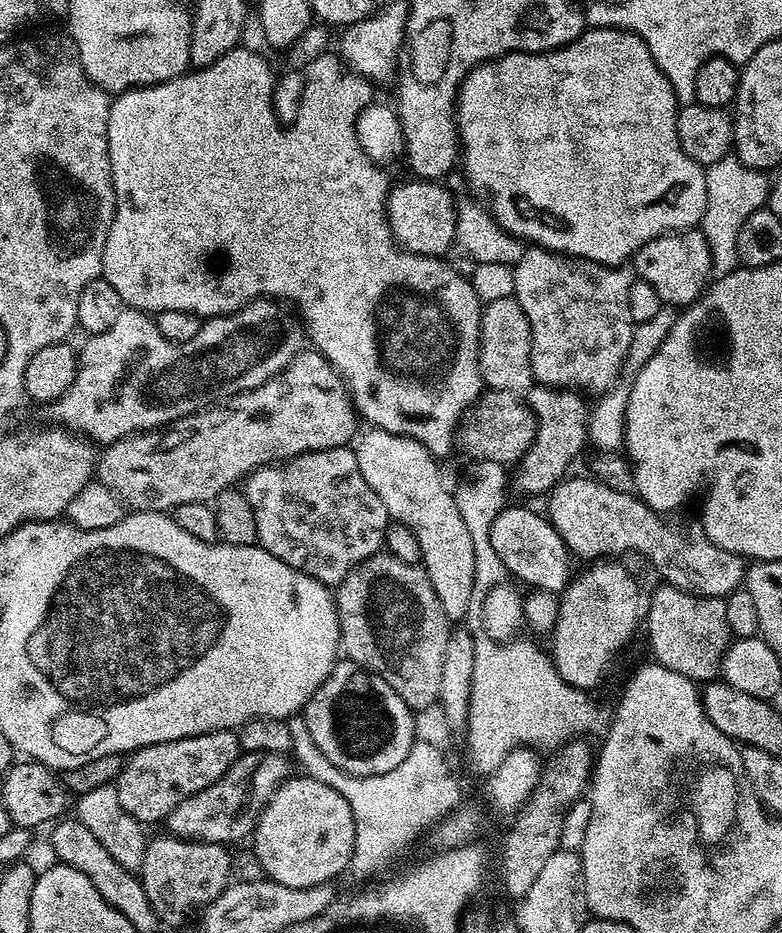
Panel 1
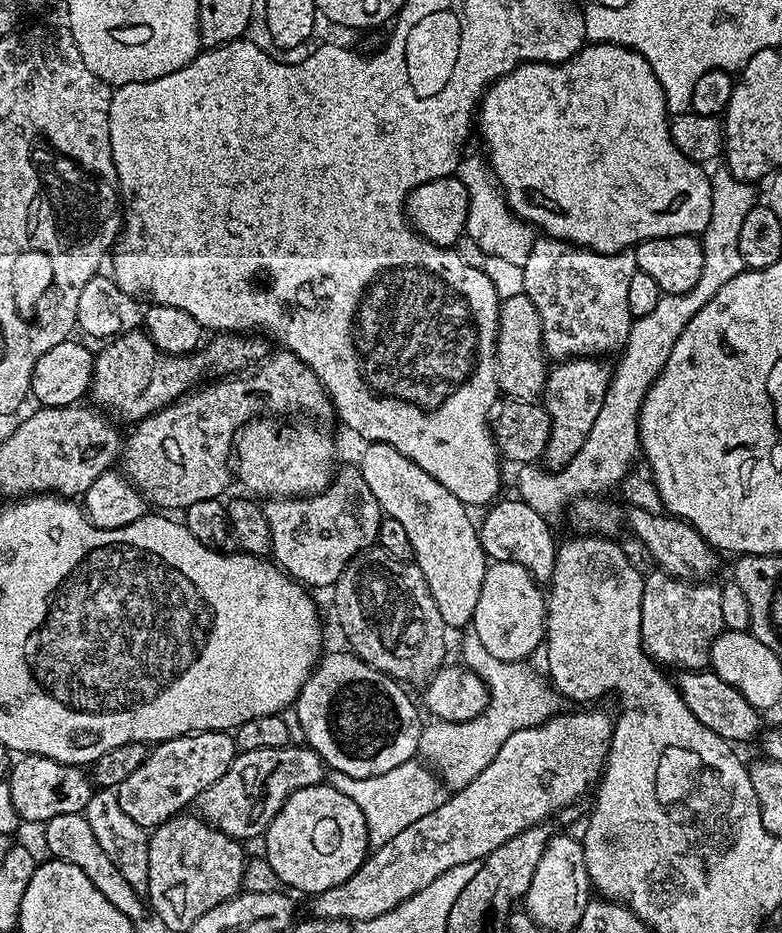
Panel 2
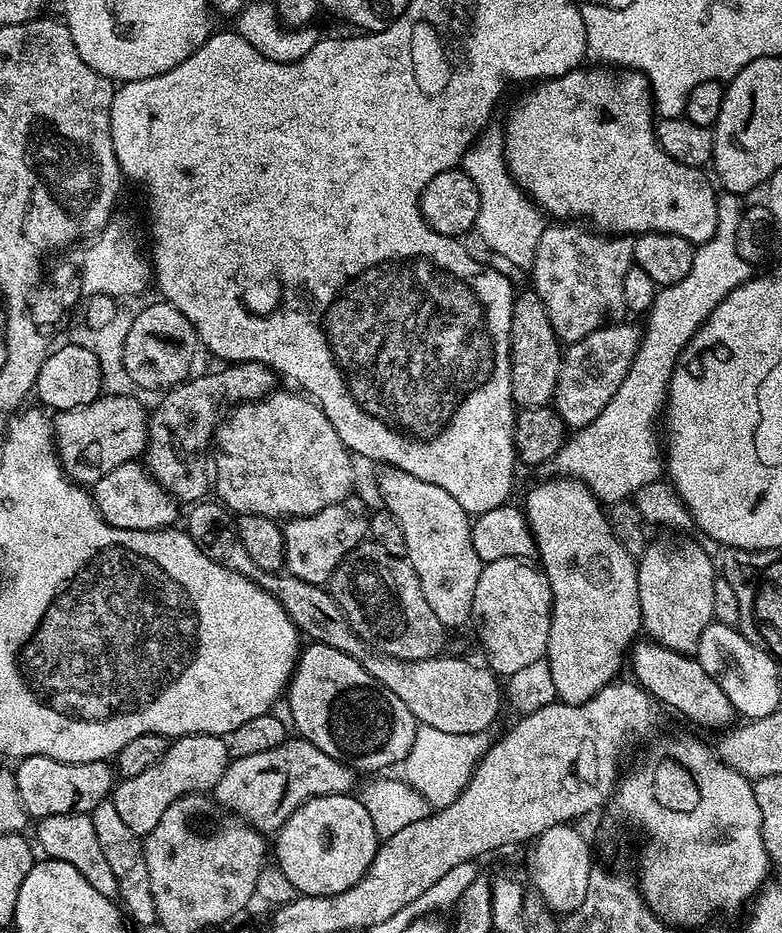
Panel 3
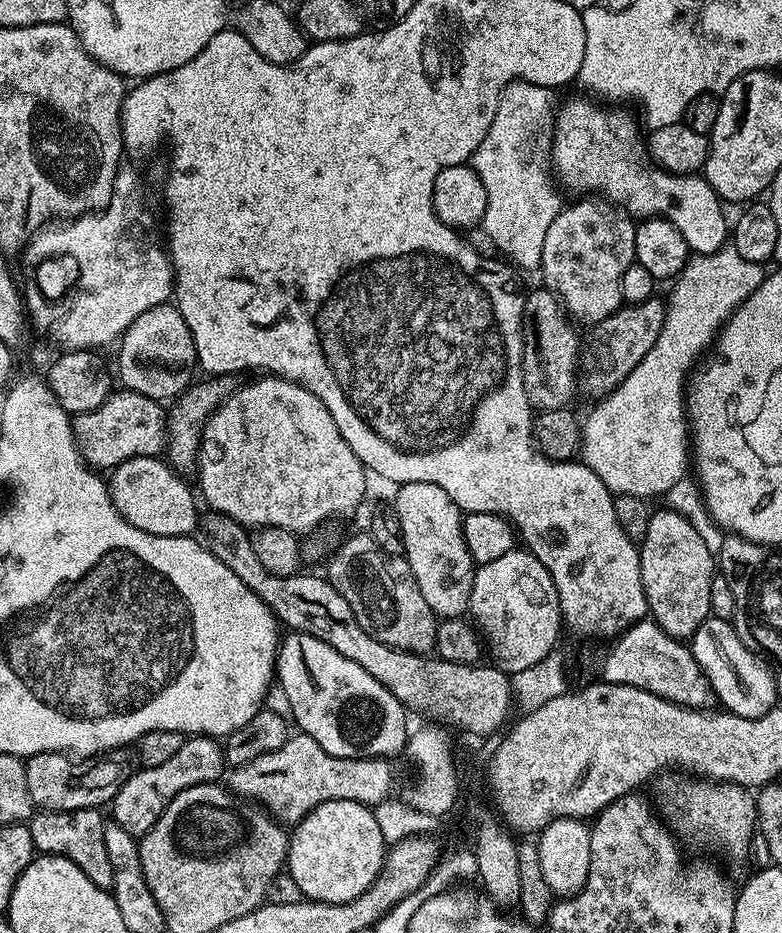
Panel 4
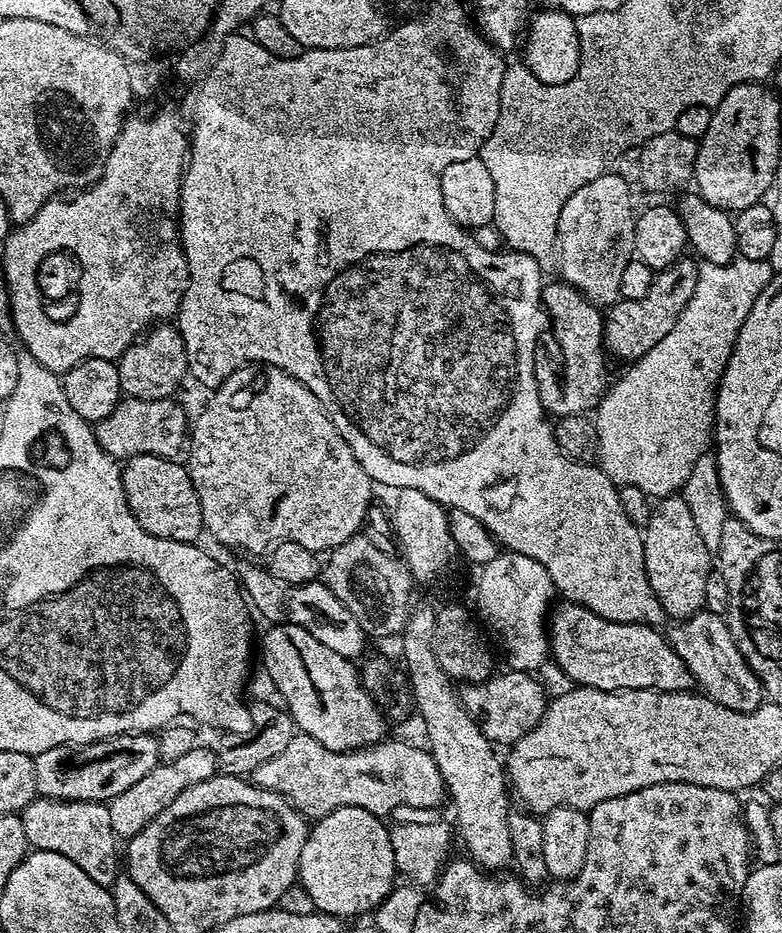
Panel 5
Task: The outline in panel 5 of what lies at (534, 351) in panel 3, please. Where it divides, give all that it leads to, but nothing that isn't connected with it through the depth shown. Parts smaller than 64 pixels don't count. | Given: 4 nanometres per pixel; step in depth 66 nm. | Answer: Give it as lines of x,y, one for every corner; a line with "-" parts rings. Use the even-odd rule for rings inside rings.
563,282
555,283
556,284
545,283
540,289
540,302
543,304
547,319
550,321
550,332
552,328
552,345
550,345
549,348
541,347
536,354
536,381
538,382
538,394
540,395
540,401
542,402
545,413
547,413
549,417
559,418
568,415
588,414
600,403
601,396
604,395
610,384
607,364
609,361
606,359
606,349
604,346
604,316
602,315
601,309
597,307
597,305
591,304
577,288
571,288
570,285

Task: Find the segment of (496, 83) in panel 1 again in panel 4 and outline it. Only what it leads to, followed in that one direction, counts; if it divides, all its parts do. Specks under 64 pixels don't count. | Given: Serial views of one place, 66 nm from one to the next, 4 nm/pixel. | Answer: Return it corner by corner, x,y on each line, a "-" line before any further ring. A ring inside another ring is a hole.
568,100
565,104
563,101
556,113
550,153
550,164
554,169
555,179
563,187
565,184
570,191
580,192
576,194
599,194
605,201
619,206
633,218
660,216
663,220
674,222
682,238
686,238
689,249
697,256
714,254
719,248
725,247
730,240
730,220
724,217
725,205
719,194
710,186
710,182
700,174
683,176
653,164
645,137
640,137
642,128
635,115
632,117
630,113
623,112
620,109
623,107
620,106
608,107
603,103
588,100

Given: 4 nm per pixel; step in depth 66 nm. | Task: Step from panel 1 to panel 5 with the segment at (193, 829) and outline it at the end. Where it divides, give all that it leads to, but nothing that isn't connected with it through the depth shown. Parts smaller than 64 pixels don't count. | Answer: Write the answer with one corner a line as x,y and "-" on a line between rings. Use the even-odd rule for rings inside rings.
298,734
290,738
286,750
262,762
250,779
260,788
285,796
306,818
319,818
342,806
358,806
384,818
395,808
436,808
446,800
442,774
429,749
391,738
355,752
335,752

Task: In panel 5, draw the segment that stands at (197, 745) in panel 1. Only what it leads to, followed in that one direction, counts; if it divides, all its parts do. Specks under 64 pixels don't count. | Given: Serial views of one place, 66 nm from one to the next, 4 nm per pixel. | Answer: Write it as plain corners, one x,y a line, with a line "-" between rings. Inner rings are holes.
198,746
185,755
174,758
174,762
157,764
154,770
150,770
150,774
145,774
140,781
134,782
134,786
122,790
122,794
107,801
110,826
114,826
114,834
117,838
131,838
134,834
146,830
146,826
150,826
150,822
154,822
154,818
158,818
158,814
162,814
162,810
166,810
166,806
170,806
170,802
174,802
174,798
182,794
182,790
190,790
190,786
206,782
217,775
217,772
215,751
204,746

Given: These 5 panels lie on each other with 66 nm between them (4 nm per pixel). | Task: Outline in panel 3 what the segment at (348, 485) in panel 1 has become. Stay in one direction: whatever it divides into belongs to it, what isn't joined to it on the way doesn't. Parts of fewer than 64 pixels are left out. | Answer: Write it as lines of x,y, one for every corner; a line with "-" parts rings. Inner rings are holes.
353,494
346,500
340,500
337,504
326,506
321,512
315,512
309,516
294,516
283,521
284,530
284,568
289,573
302,582
310,582
321,586
327,585
331,581
334,570
358,545
365,543
366,537
370,532
370,508
367,508
358,498
359,495

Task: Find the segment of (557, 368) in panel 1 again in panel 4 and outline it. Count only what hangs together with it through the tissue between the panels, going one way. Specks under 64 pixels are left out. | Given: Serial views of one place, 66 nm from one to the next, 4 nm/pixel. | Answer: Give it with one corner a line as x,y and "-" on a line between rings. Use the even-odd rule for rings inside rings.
596,198
577,200
580,201
569,208
568,205
561,207
558,218
554,218
546,229
546,242
542,245
542,262
538,272
544,275
543,287
559,298
569,317
577,325
591,326
602,322
602,318
610,318
610,314
617,312
624,304
622,274
626,274
626,266
633,264
636,258
634,238
637,221
611,202
601,203

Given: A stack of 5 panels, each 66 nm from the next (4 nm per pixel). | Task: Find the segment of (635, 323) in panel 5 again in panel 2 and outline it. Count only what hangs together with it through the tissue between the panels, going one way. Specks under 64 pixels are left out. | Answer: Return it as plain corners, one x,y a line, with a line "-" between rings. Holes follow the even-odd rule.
577,356
557,363
549,371
542,393
542,405
552,423
552,433
542,457
549,469
566,466
570,458
574,458
574,454
582,450
582,442
586,442
590,435
590,429
594,427
594,421
602,411
602,402
606,402
608,384
612,381
613,369
609,365
607,368
604,363
600,358

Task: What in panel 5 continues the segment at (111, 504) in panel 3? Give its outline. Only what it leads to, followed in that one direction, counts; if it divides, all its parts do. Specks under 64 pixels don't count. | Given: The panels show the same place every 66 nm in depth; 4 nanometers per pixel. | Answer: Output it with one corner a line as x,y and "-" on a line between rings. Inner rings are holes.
154,454
132,456
123,461
120,478
124,503
146,534
154,534
154,538
166,538
170,542
197,543
200,532
205,528
202,502
198,502
198,490
194,490
187,467
179,459

